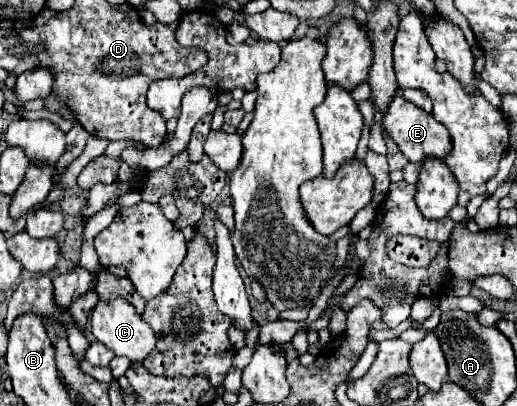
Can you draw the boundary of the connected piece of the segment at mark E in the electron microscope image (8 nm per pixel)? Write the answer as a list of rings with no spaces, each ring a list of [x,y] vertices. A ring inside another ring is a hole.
[[[396,96],[392,100],[392,106],[388,106],[388,110],[384,114],[384,130],[390,134],[390,138],[398,144],[398,148],[410,162],[424,162],[430,156],[444,160],[448,156],[448,152],[452,150],[452,140],[450,140],[448,128],[444,124],[436,122],[432,114],[420,110],[418,106],[404,100],[402,96]]]

